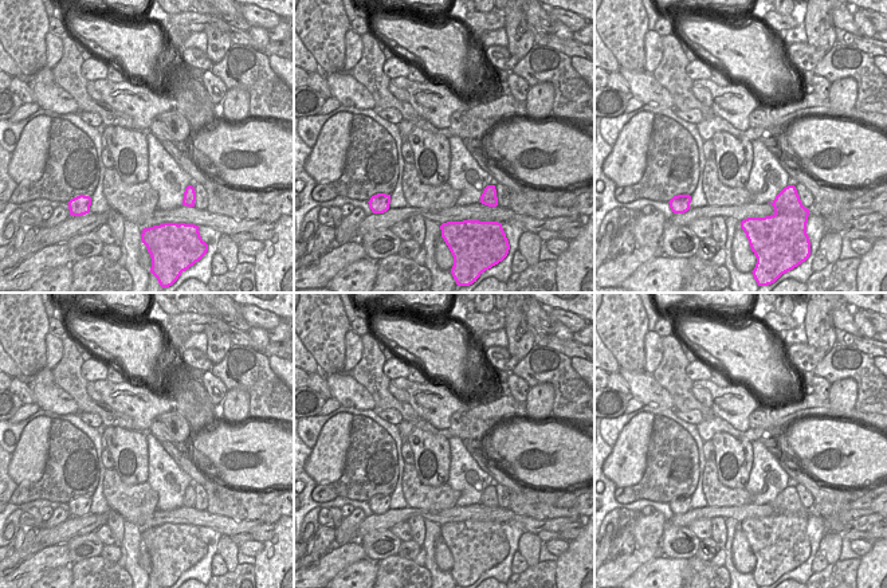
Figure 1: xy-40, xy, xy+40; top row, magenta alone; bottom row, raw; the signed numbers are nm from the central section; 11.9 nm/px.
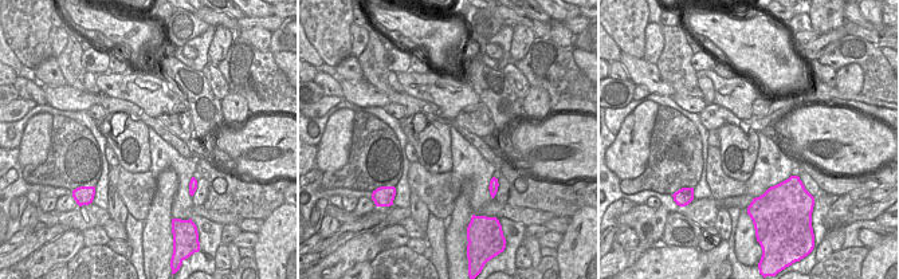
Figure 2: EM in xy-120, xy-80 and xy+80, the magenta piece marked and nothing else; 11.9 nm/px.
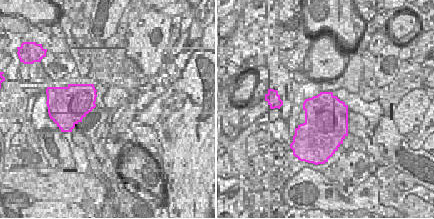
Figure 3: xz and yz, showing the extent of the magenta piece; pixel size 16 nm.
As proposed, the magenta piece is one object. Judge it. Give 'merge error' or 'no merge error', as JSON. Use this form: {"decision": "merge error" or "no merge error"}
{"decision": "no merge error"}

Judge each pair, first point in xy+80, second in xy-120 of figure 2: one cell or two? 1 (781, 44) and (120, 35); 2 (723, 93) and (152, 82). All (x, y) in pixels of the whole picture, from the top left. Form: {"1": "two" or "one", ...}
{"1": "one", "2": "one"}

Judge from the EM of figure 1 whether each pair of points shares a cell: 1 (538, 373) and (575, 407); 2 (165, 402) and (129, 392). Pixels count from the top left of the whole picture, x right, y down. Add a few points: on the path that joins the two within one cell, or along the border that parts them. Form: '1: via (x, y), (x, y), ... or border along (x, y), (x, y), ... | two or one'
1: via (549, 373), (572, 396) | one
2: via (156, 402), (141, 402), (138, 399) | one

